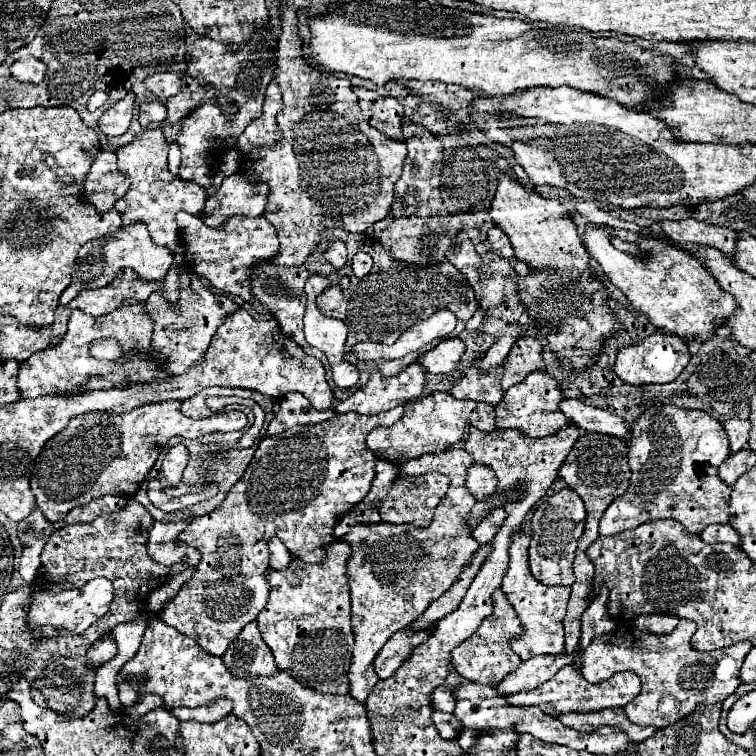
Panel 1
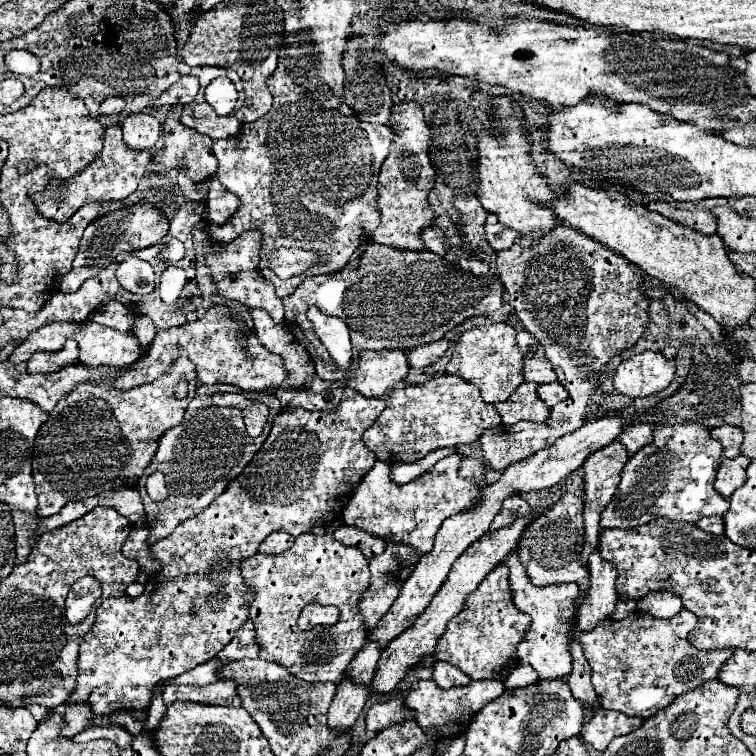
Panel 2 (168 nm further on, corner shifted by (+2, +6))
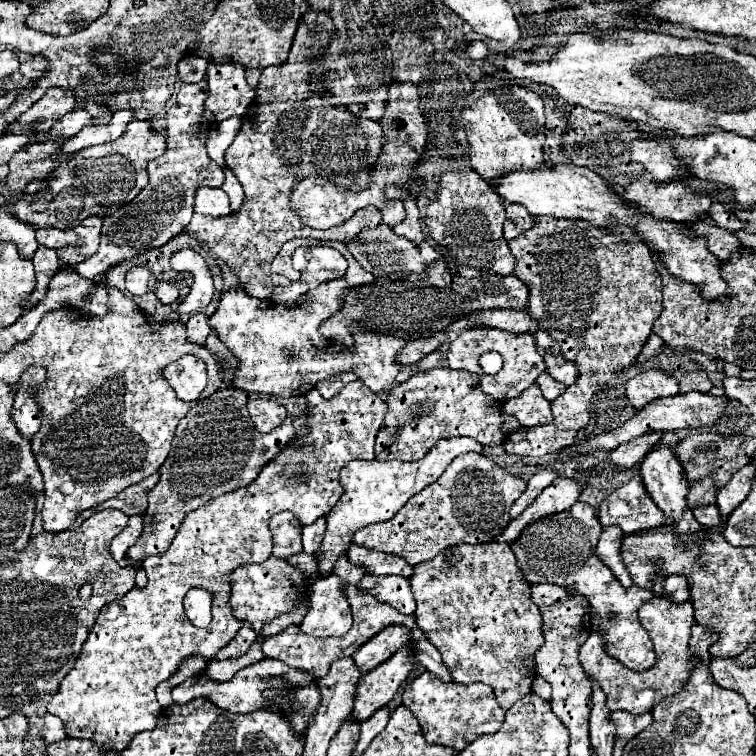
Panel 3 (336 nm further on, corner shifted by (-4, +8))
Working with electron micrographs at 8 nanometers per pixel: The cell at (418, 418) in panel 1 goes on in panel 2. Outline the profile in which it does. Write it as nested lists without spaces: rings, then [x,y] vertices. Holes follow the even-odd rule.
[[[442,375],[420,385],[406,385],[390,393],[386,409],[376,423],[364,431],[364,445],[386,463],[412,463],[440,447],[476,441],[484,429],[500,425],[494,405],[482,401],[480,391],[464,379]]]

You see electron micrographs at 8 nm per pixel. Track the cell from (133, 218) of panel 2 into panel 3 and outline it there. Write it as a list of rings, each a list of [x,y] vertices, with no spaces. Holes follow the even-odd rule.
[[[202,79],[200,83],[184,83],[166,113],[166,131],[168,131],[168,147],[166,153],[158,159],[148,161],[148,175],[150,183],[136,195],[134,201],[122,205],[112,217],[104,219],[104,233],[98,251],[84,259],[76,273],[82,277],[96,277],[106,273],[110,267],[132,259],[148,251],[150,247],[164,245],[172,237],[176,237],[192,219],[194,209],[194,195],[200,187],[222,187],[224,171],[222,167],[212,161],[206,153],[206,133],[208,127],[202,123],[204,117],[204,101],[208,97],[208,81]]]

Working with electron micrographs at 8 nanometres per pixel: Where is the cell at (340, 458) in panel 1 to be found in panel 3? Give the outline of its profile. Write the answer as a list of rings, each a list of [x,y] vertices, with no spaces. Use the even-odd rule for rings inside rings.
[[[354,381],[332,399],[322,399],[316,389],[306,393],[306,399],[310,403],[308,427],[312,431],[304,437],[294,439],[286,449],[282,449],[260,471],[254,485],[224,493],[214,501],[190,511],[182,521],[176,537],[172,539],[168,551],[160,557],[148,557],[142,563],[148,575],[148,585],[144,589],[132,589],[120,601],[102,607],[86,643],[82,645],[74,669],[64,677],[56,695],[52,695],[48,703],[48,713],[64,721],[68,737],[90,739],[104,751],[122,751],[136,733],[154,729],[158,713],[162,709],[156,698],[156,685],[172,677],[180,661],[190,655],[200,653],[206,659],[214,659],[214,655],[238,633],[242,621],[236,621],[236,617],[232,617],[232,611],[228,609],[228,577],[236,567],[244,563],[264,563],[270,557],[270,517],[280,511],[292,511],[302,525],[314,523],[318,517],[326,515],[342,495],[342,485],[338,479],[340,469],[354,459],[374,459],[374,439],[386,413],[386,403],[376,393],[372,393],[362,381]],[[192,587],[206,589],[212,595],[214,617],[206,629],[198,629],[186,619],[182,599]]]

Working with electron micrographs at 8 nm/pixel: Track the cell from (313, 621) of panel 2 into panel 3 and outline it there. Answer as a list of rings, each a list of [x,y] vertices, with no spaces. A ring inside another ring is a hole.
[[[338,575],[318,579],[310,587],[310,611],[300,623],[306,635],[344,635],[352,627],[352,611]]]

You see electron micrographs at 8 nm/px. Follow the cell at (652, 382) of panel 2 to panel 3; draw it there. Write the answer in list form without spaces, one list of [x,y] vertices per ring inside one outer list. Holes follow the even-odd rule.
[[[658,369],[644,371],[626,383],[626,397],[636,411],[644,409],[644,405],[660,397],[672,397],[672,395],[678,395],[676,379]]]

